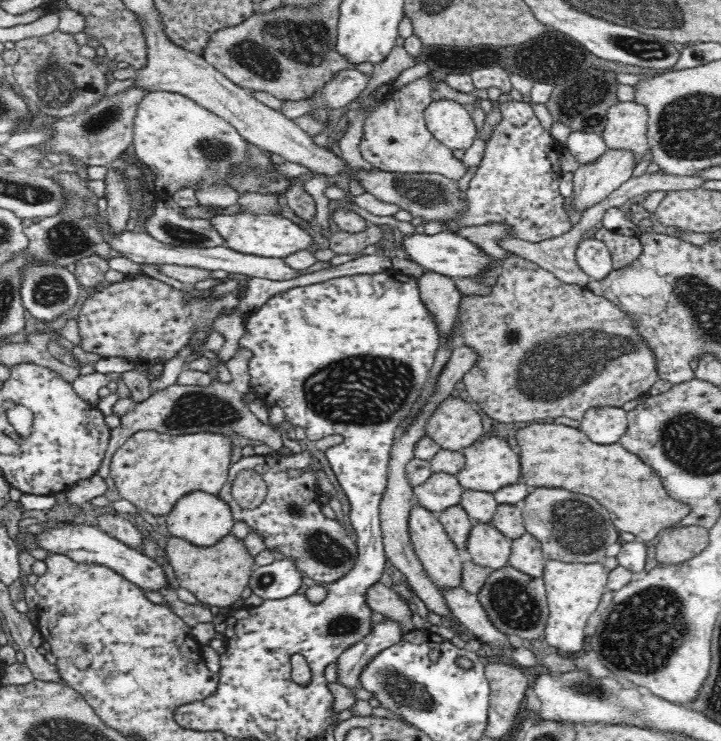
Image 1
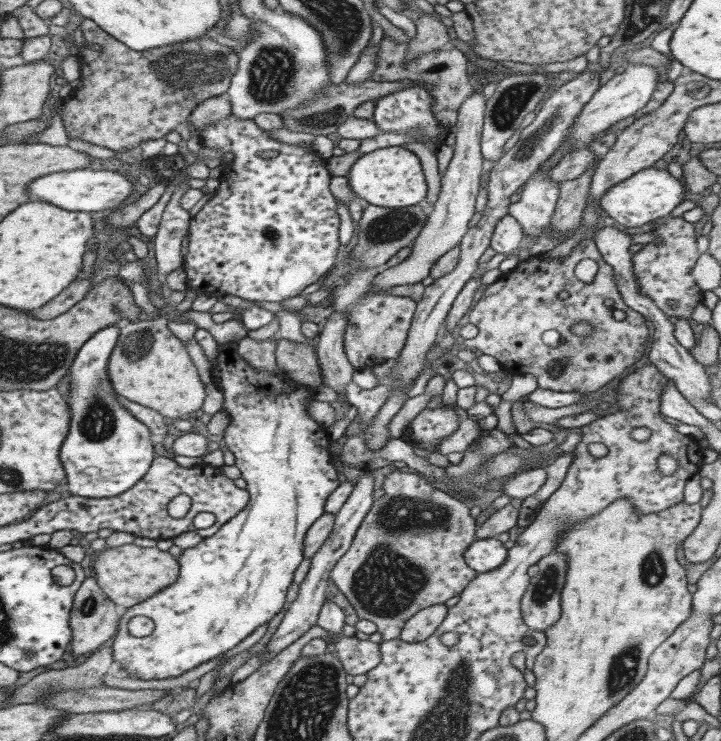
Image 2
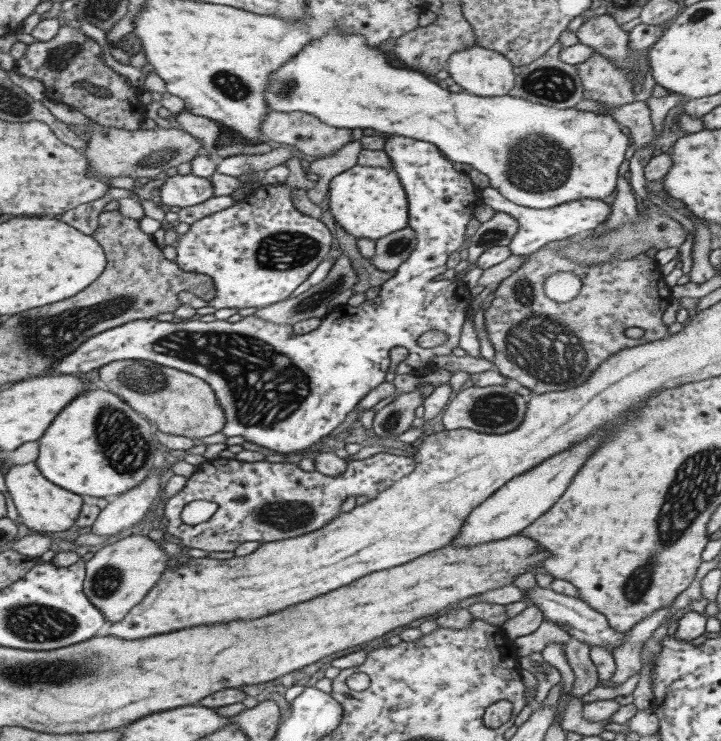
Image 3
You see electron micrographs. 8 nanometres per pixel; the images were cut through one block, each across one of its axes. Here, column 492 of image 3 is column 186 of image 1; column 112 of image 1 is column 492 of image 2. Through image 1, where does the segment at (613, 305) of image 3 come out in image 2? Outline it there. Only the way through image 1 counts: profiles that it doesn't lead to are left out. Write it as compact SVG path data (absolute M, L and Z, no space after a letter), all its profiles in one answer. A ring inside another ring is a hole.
M591 238L580 240L562 259L557 257L548 259L544 255L539 255L520 260L511 271L501 274L494 283L487 285L481 298L469 310L467 322L477 328L477 336L471 340L464 340L466 348L493 357L502 368L512 375L533 375L537 384L536 388L553 392L575 391L583 396L601 388L609 380L618 378L624 370L631 368L633 363L639 361L645 352L648 332L644 317L623 304L619 292L617 292L612 267L600 258L600 252ZM583 258L591 258L597 263L593 281L587 285L579 281L572 273L575 264ZM559 292L567 292L569 296L559 298ZM605 300L609 300L609 306L603 304ZM611 310L623 310L625 318L613 320ZM579 320L591 325L593 332L589 336L581 338L581 336L571 334L571 330L569 330L571 324L579 323ZM551 329L559 333L562 338L562 343L555 347L547 346L541 341L543 332Z

